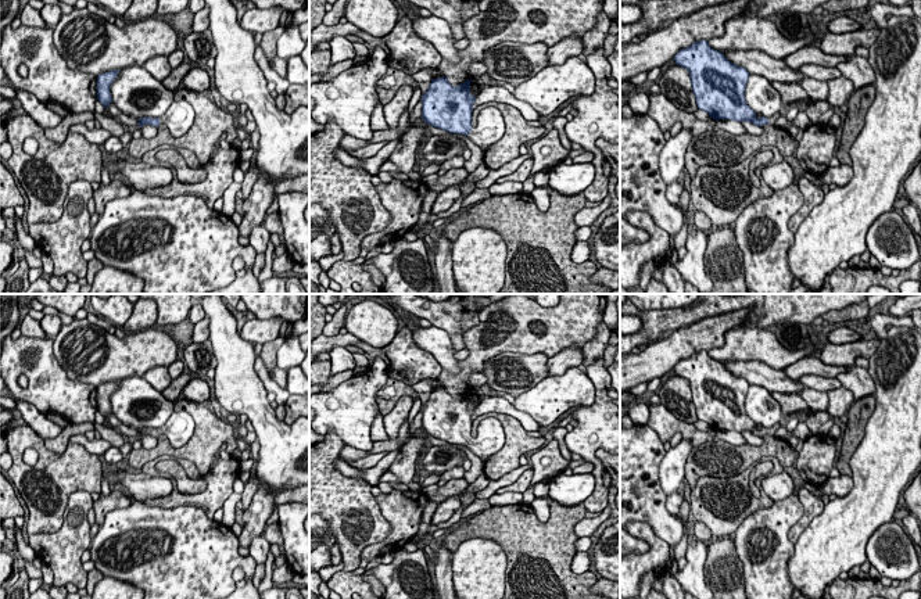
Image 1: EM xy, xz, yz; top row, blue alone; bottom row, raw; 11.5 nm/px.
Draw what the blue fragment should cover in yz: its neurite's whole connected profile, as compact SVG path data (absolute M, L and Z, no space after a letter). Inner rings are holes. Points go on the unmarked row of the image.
M707 351L694 352L689 358L677 362L677 376L689 383L696 416L710 428L750 433L756 437L774 433L784 426L760 430L745 412L745 398L749 383L743 377L730 373L721 362L712 359Z

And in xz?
M449 388L433 390L422 406L422 428L426 434L448 444L465 445L483 462L499 452L505 445L505 431L501 422L487 417L472 437L473 415L477 406L470 403L470 391L452 397Z

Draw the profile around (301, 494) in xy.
M302 485L294 489L283 491L275 499L276 506L287 502L302 502L309 505L309 485Z

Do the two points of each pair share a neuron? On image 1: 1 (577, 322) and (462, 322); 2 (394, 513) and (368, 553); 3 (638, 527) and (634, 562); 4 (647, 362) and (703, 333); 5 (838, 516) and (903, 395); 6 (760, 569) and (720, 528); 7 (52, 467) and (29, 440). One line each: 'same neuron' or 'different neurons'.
1: different neurons
2: same neuron
3: same neuron
4: same neuron
5: same neuron
6: different neurons
7: same neuron

